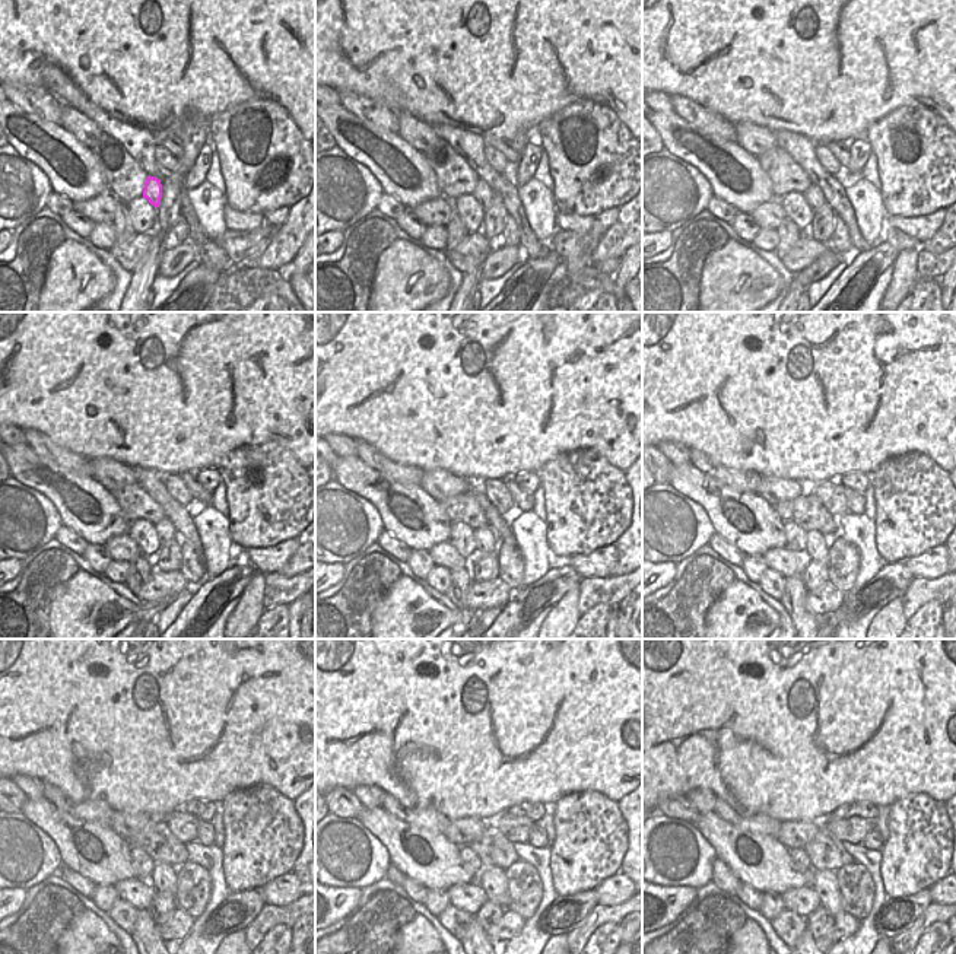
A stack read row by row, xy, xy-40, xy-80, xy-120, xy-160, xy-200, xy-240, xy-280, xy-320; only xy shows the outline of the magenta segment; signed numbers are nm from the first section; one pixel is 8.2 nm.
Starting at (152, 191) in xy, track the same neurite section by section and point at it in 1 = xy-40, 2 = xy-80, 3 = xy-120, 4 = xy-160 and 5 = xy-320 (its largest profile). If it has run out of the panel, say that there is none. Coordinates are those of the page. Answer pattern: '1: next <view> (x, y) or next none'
1: next xy-40 (482, 193)
2: next xy-80 (813, 196)
3: next xy-120 (164, 528)
4: next xy-160 (488, 540)
5: next xy-320 (825, 883)

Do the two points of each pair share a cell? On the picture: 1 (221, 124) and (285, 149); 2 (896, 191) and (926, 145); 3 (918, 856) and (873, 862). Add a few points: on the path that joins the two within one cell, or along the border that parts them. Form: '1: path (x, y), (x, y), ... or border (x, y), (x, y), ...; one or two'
1: path (243, 108), (264, 105), (279, 120), (279, 127); one
2: path (908, 180), (921, 167), (921, 156); one
3: border (879, 852), (879, 877), (886, 894); two

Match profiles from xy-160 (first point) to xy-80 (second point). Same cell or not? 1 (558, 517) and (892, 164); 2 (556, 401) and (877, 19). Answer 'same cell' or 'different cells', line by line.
1: same cell
2: same cell

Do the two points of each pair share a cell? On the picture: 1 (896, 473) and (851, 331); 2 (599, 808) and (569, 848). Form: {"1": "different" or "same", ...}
{"1": "different", "2": "same"}

